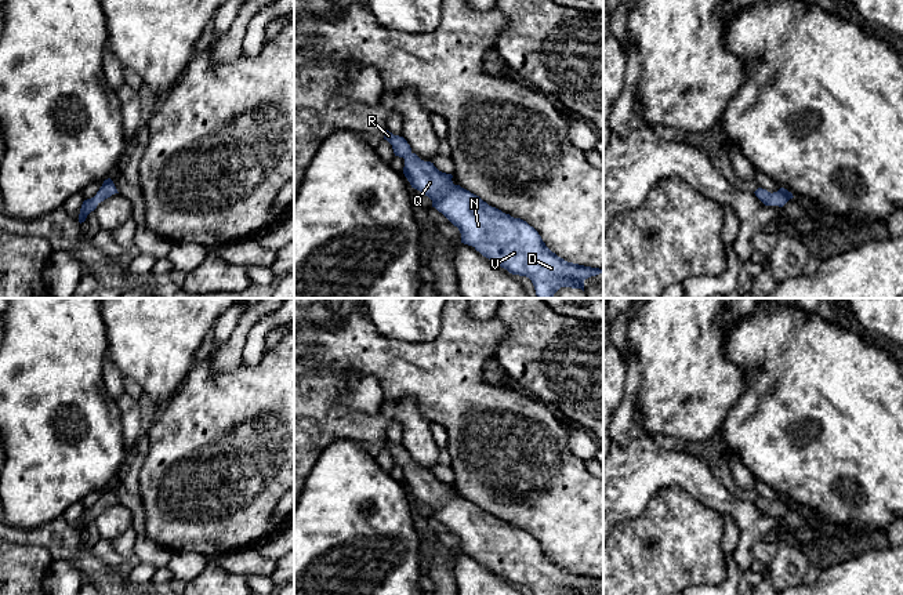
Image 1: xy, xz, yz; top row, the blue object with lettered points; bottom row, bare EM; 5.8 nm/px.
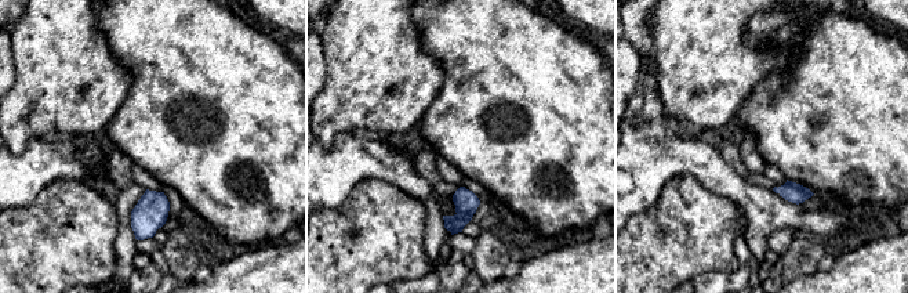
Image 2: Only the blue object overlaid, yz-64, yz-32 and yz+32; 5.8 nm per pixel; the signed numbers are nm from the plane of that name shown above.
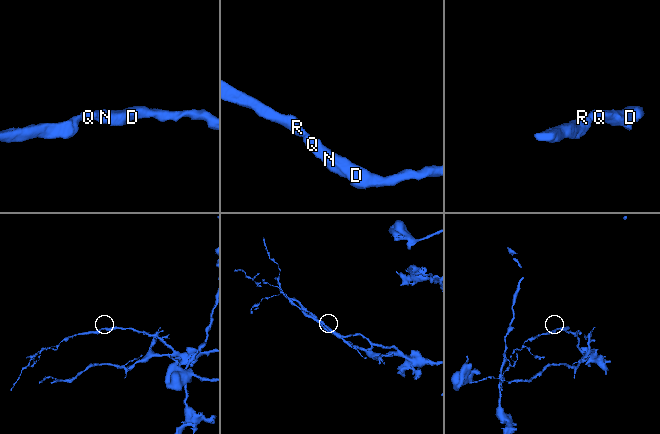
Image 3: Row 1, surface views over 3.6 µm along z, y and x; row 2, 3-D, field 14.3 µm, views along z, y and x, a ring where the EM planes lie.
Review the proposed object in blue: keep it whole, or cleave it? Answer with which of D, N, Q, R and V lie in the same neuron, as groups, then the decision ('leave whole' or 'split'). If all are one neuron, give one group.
D N Q R V; leave whole

